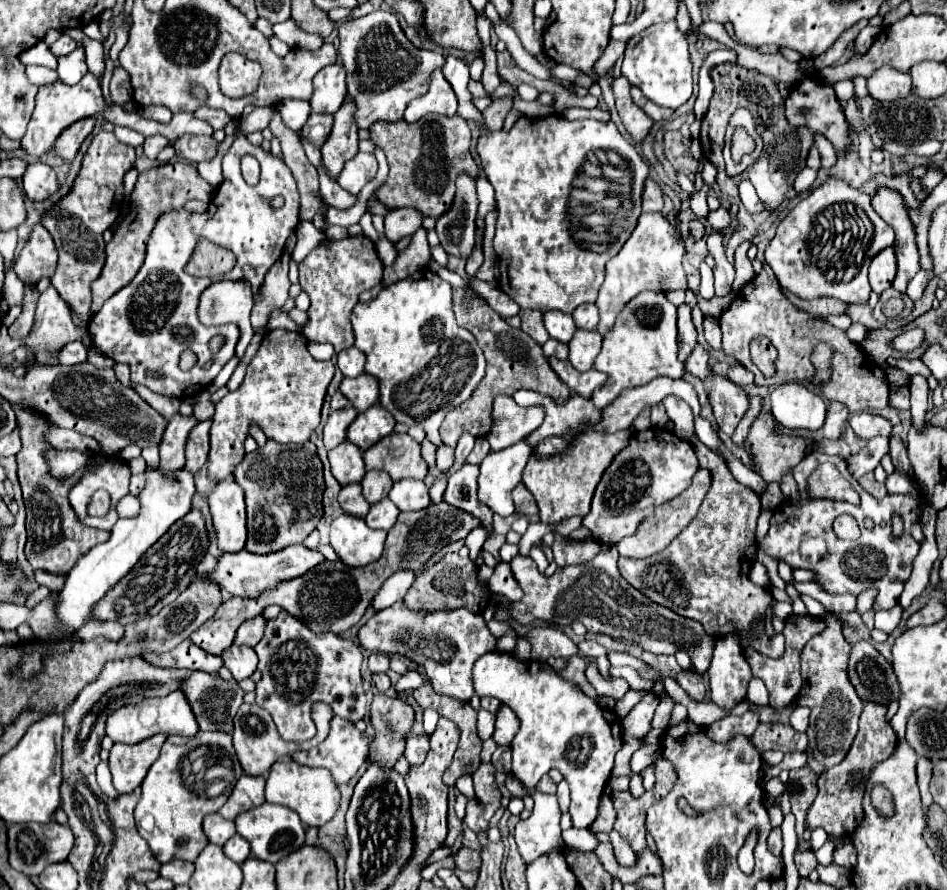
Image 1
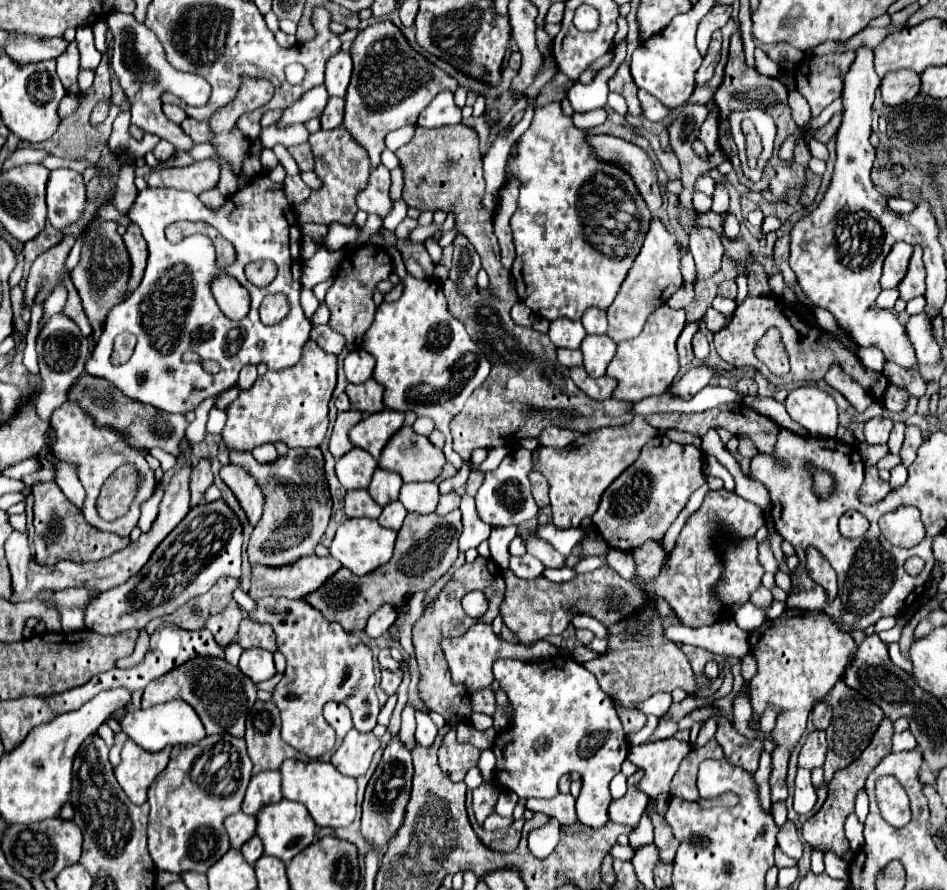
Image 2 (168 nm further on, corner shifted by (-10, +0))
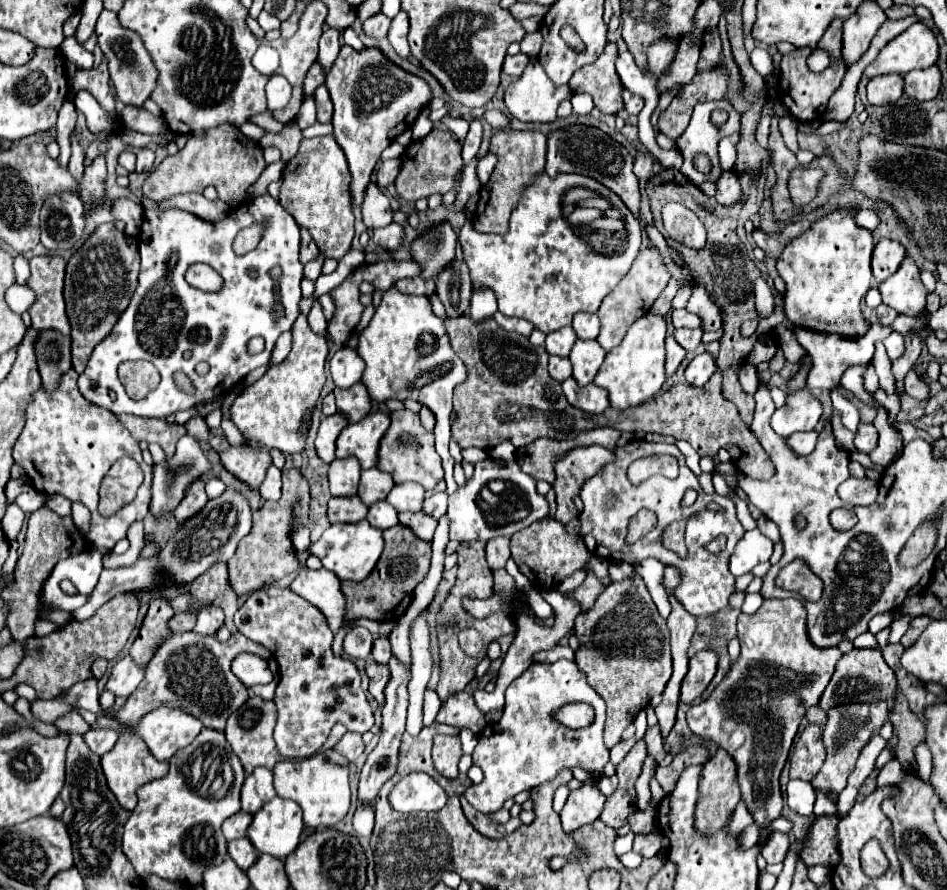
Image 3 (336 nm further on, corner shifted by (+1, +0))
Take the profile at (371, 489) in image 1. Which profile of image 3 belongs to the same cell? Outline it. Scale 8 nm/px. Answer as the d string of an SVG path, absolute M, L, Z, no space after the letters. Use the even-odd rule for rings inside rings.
M370 468L370 470L362 470L362 478L360 478L360 486L358 486L358 496L366 506L372 506L378 500L384 500L388 496L388 492L392 490L394 480L390 474L378 470L378 468Z

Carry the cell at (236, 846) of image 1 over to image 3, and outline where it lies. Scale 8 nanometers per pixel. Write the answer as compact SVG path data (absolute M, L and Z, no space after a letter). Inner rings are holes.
M246 836L228 842L228 854L238 864L240 870L248 870L258 858L258 850L252 846L252 842Z

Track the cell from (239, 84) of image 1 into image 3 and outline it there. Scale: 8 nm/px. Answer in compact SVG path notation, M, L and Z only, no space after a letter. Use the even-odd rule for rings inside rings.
M224 124L212 130L198 130L188 134L188 144L184 146L184 150L174 156L166 156L160 166L152 174L148 174L144 194L160 202L186 192L202 194L202 190L212 184L220 200L244 200L246 190L260 178L264 168L266 162L262 156L262 146L256 140L248 140L232 124Z

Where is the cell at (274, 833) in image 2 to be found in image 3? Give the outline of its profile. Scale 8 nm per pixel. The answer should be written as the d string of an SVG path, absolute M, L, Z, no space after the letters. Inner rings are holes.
M276 796L254 814L248 828L248 838L254 842L258 852L284 860L296 850L302 828L300 806L292 800L282 800Z

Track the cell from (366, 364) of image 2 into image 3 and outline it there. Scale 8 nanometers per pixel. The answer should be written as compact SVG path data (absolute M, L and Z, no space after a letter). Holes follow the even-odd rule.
M340 348L330 360L332 380L338 388L350 388L360 382L364 372L364 360L352 348Z

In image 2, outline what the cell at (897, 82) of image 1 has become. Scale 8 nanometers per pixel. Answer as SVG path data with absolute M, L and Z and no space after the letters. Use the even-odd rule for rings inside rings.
M895 70L881 80L881 96L887 106L897 106L911 100L919 92L921 80L913 70Z

